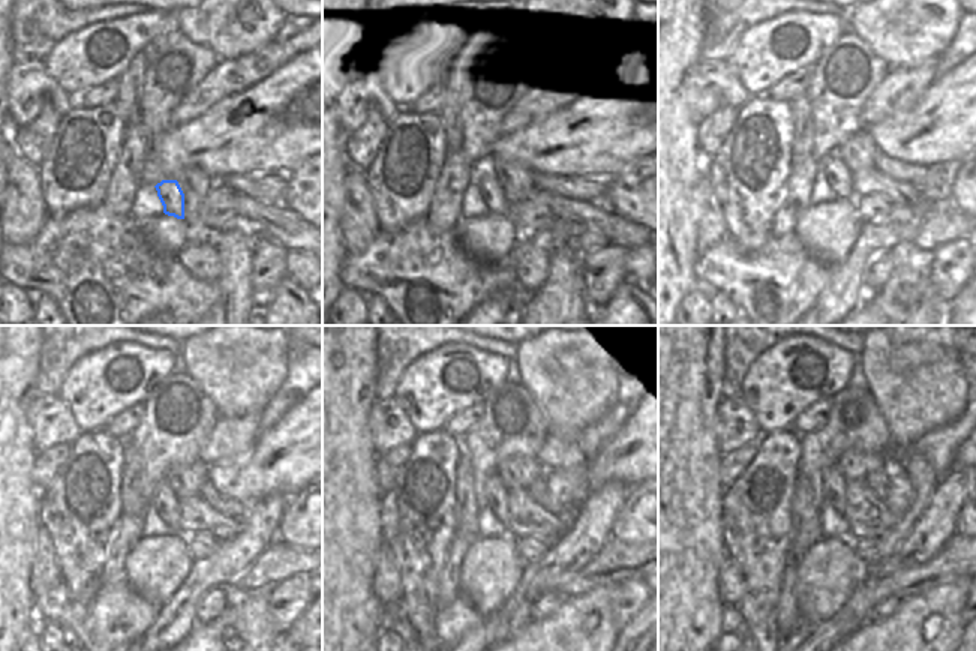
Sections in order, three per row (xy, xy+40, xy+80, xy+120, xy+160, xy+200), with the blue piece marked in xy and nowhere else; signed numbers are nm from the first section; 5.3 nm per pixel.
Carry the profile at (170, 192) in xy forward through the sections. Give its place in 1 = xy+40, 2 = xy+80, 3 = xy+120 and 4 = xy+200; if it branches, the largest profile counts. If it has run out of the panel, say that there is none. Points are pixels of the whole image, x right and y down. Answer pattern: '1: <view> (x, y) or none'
1: xy+40 (501, 197)
2: xy+80 (838, 176)
3: xy+120 (164, 501)
4: xy+200 (834, 482)

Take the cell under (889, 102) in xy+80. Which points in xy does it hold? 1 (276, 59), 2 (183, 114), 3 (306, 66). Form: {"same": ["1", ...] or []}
{"same": ["1", "2"]}

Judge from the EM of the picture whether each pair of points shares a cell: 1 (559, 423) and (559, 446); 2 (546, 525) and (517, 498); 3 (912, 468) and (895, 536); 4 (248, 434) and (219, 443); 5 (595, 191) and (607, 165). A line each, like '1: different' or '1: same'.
1: different
2: same
3: same
4: same
5: different

